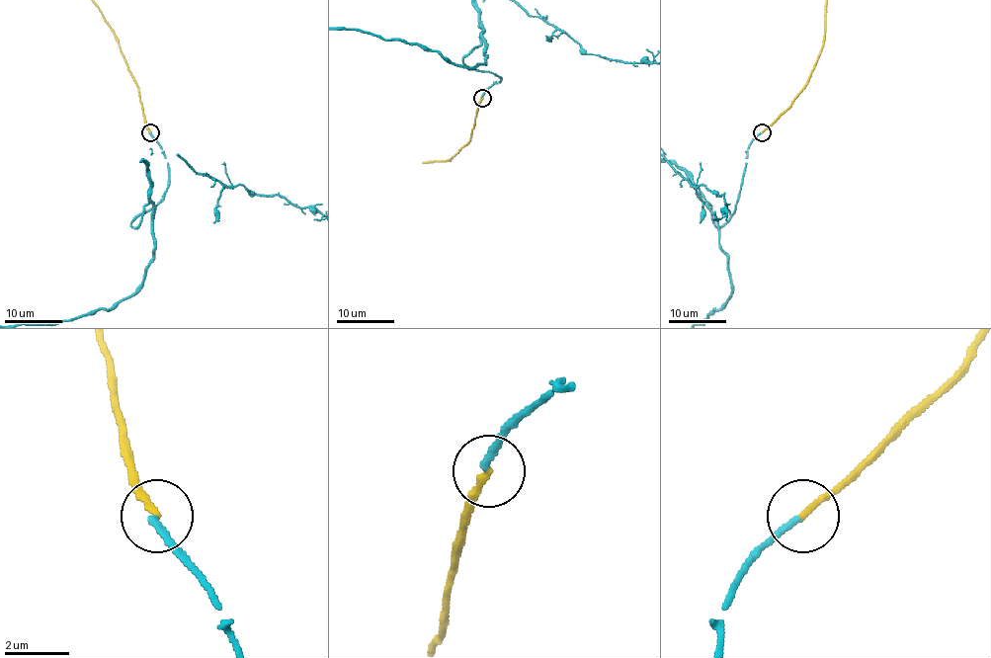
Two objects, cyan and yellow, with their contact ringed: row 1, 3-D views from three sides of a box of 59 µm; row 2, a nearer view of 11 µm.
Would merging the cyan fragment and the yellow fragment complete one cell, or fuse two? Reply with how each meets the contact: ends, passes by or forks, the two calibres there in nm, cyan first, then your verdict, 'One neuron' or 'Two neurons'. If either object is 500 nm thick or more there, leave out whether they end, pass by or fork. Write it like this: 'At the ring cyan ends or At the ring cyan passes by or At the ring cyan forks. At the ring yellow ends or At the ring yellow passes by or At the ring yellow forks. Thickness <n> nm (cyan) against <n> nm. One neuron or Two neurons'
At the ring cyan ends. At the ring yellow ends. Thickness 240 nm (cyan) against 190 nm. Two neurons

